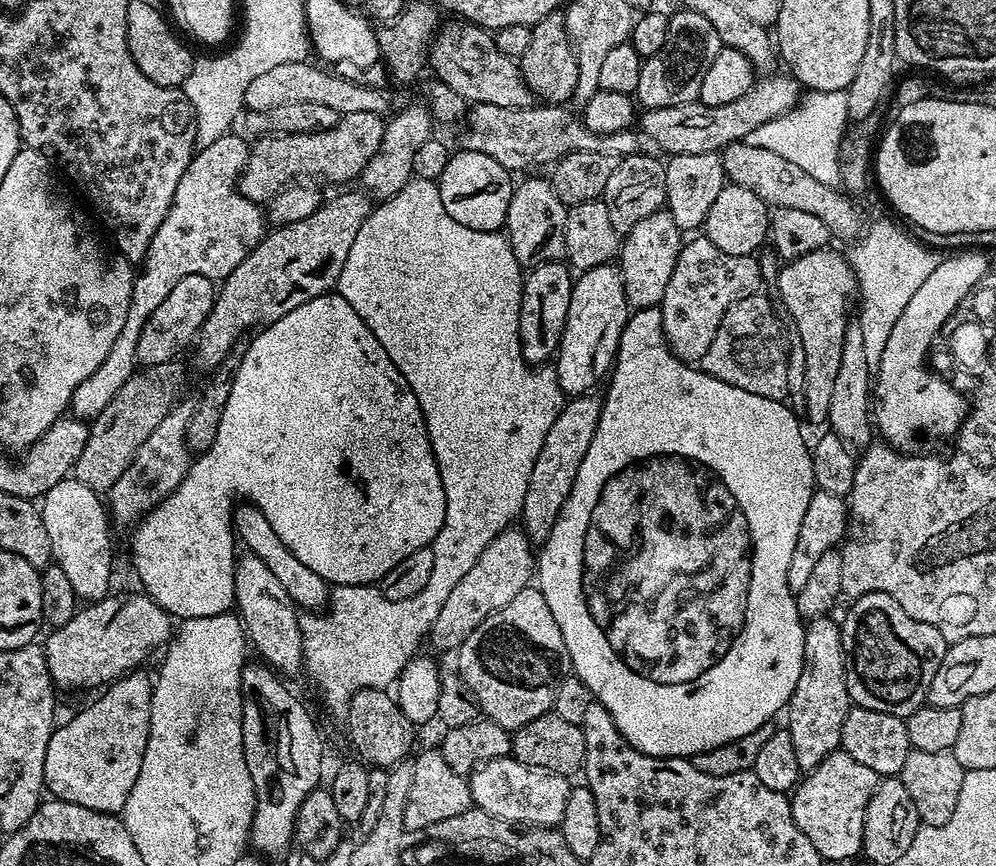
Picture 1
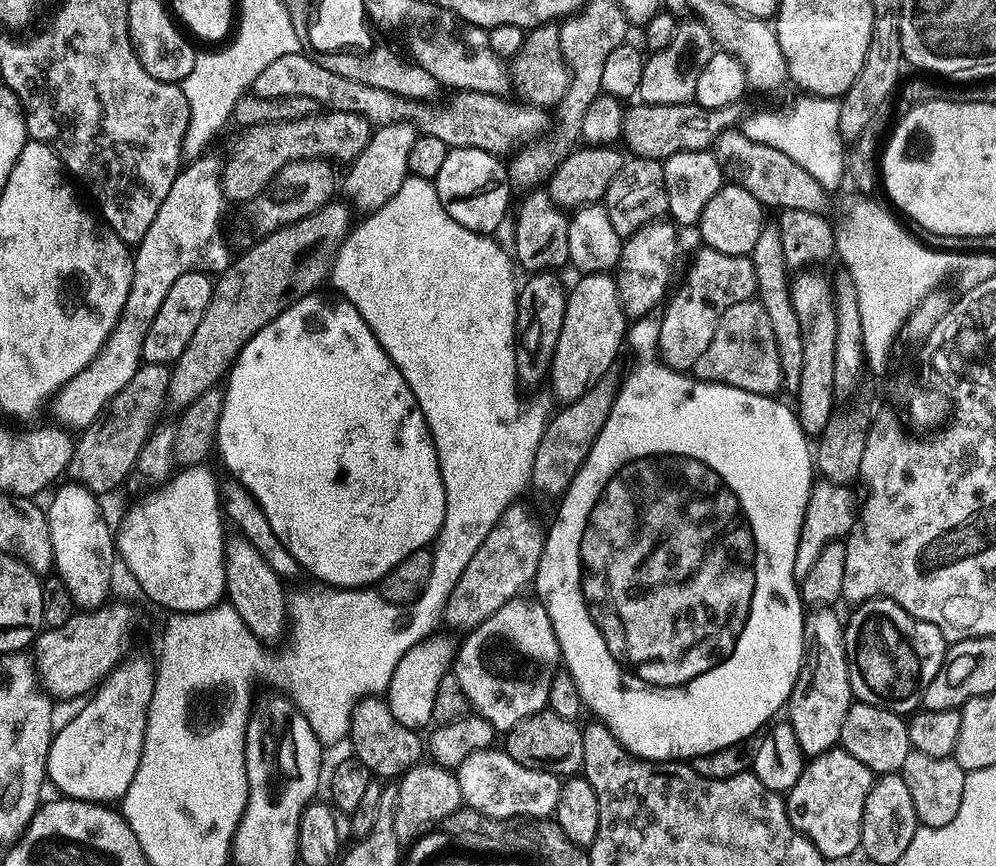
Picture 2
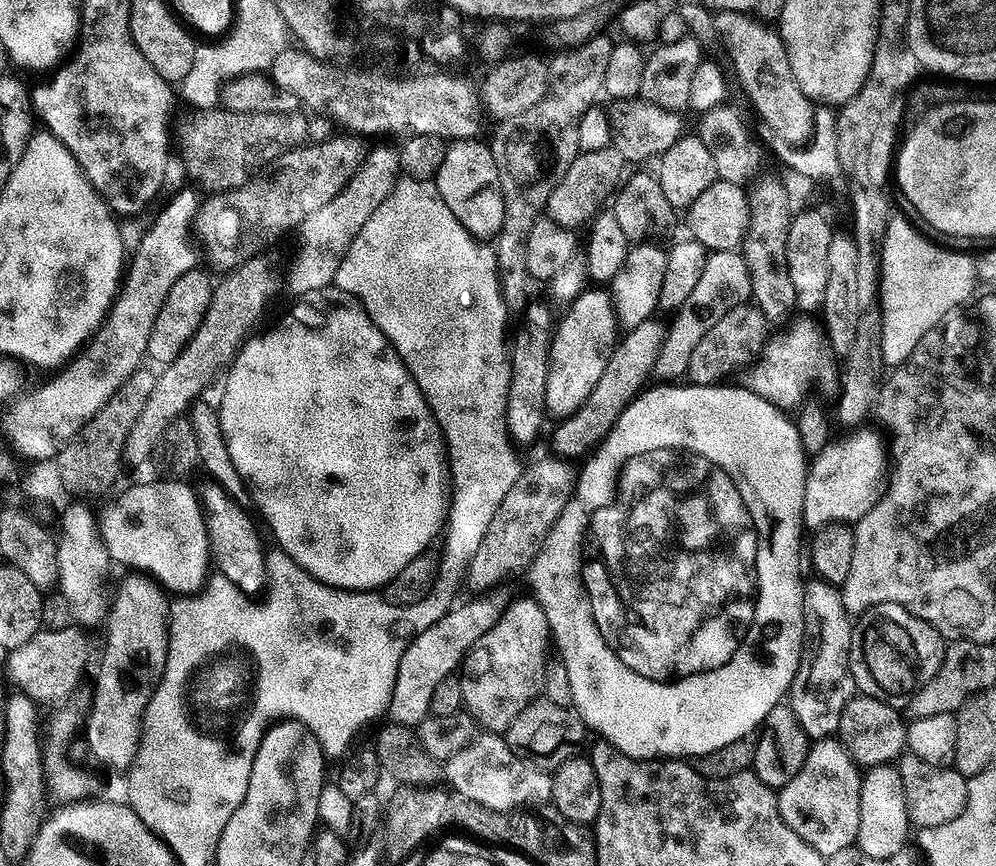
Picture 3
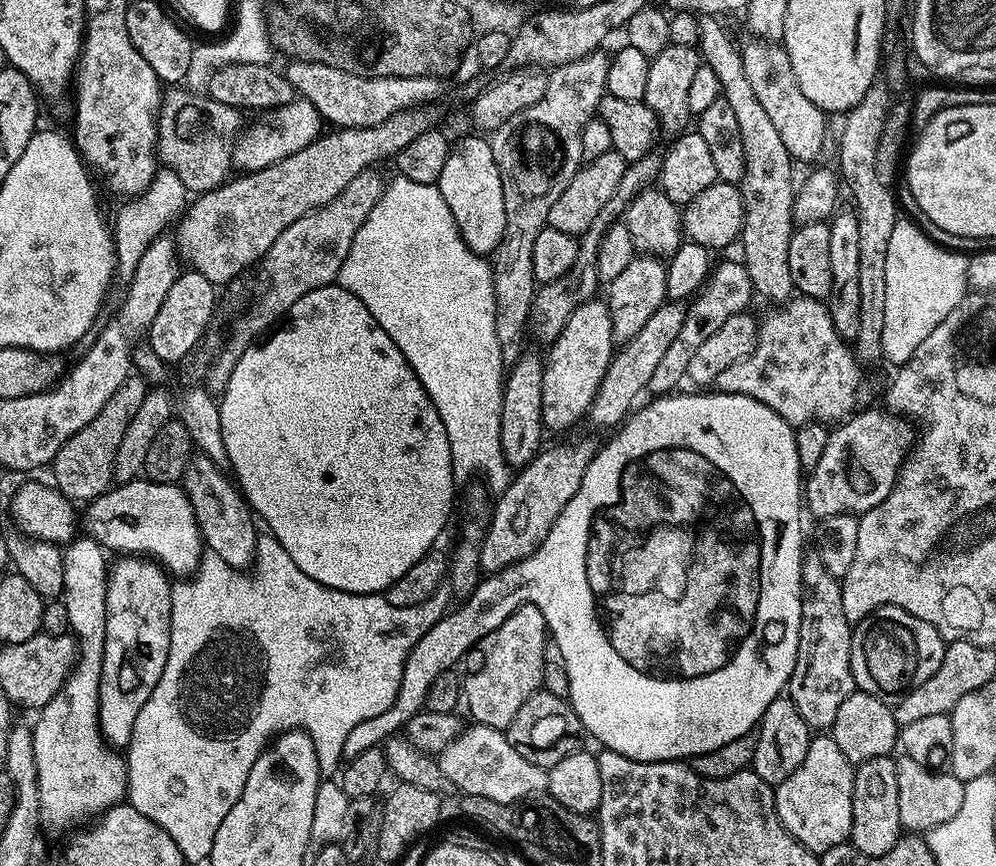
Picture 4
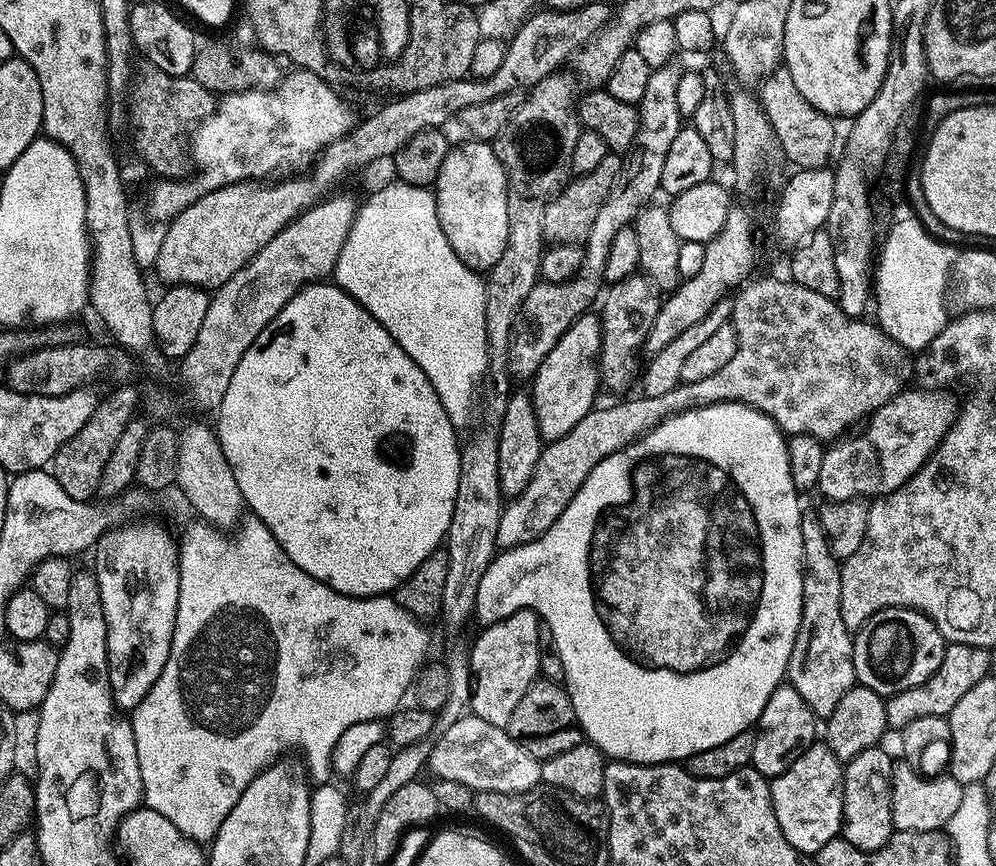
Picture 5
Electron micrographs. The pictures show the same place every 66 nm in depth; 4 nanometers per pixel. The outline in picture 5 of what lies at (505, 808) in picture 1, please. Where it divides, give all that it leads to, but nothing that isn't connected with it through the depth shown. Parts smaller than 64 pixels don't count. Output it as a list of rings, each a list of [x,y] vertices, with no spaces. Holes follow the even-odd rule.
[[[465,714],[454,725],[450,726],[444,733],[435,737],[433,752],[428,758],[427,767],[432,770],[432,776],[436,778],[449,779],[460,782],[471,788],[473,793],[478,792],[530,792],[541,783],[540,765],[526,749],[521,748],[514,738],[508,736],[507,731],[498,726],[490,726],[490,722],[482,722],[482,718],[471,714]]]

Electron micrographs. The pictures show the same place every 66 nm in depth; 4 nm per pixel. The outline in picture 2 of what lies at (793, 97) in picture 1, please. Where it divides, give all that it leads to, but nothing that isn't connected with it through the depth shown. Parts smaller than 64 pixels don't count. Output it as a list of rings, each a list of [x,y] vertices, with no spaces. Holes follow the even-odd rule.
[[[636,102],[633,108],[629,107],[625,111],[622,144],[632,156],[661,162],[667,160],[669,156],[686,150],[703,152],[711,149],[721,133],[733,127],[741,119],[742,111],[740,110],[742,110],[740,104],[731,104],[725,108],[704,108],[695,102],[690,104]]]

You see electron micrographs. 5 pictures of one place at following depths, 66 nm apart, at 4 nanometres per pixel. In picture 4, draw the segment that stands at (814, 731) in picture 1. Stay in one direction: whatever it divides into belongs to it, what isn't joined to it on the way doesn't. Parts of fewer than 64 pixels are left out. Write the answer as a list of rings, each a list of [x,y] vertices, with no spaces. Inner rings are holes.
[[[814,550],[805,551],[804,563],[800,566],[802,585],[802,622],[798,634],[798,654],[792,676],[788,679],[786,695],[798,706],[798,714],[808,723],[809,729],[831,729],[842,702],[856,688],[852,677],[850,646],[853,625],[842,610],[841,581],[832,576]]]

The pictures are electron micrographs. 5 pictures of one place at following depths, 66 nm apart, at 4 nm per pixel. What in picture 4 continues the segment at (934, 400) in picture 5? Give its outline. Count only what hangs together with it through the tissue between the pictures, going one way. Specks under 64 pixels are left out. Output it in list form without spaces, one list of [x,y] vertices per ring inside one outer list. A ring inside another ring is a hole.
[[[868,408],[865,412],[859,412],[849,415],[847,419],[837,423],[829,431],[822,459],[819,460],[818,466],[814,466],[812,472],[807,473],[806,508],[807,511],[809,508],[817,518],[843,512],[863,514],[874,506],[878,506],[878,502],[882,502],[882,498],[890,494],[896,475],[900,472],[900,466],[906,459],[906,449],[913,443],[914,432],[912,436],[911,430],[898,417],[891,416],[888,412],[879,412],[876,408]]]

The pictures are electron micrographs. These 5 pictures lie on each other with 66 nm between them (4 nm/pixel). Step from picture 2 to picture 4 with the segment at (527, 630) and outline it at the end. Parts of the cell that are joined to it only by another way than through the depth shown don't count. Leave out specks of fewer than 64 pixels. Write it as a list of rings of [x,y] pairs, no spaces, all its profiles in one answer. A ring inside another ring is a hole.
[[[522,604],[511,612],[502,626],[483,636],[467,653],[468,673],[462,676],[462,700],[466,708],[468,704],[468,712],[475,723],[508,729],[522,702],[541,691],[546,661],[544,643],[549,640],[548,623],[542,618],[542,610],[533,604]]]

